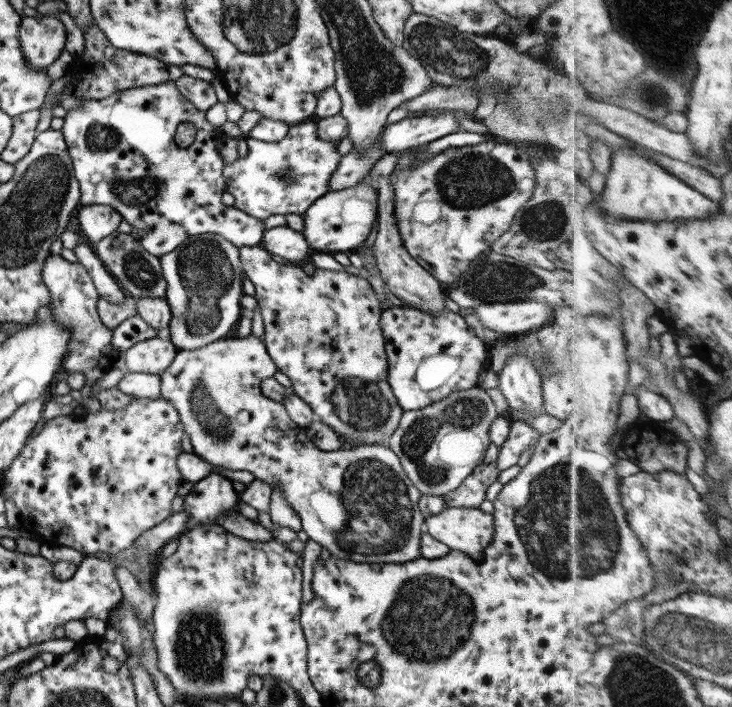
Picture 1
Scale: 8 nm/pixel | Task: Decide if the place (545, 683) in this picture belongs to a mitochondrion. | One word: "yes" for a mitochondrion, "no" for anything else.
no

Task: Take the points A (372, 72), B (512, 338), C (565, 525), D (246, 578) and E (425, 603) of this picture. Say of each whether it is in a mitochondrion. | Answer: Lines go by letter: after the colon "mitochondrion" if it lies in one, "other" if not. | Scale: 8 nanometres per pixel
A: mitochondrion
B: other
C: mitochondrion
D: other
E: mitochondrion

